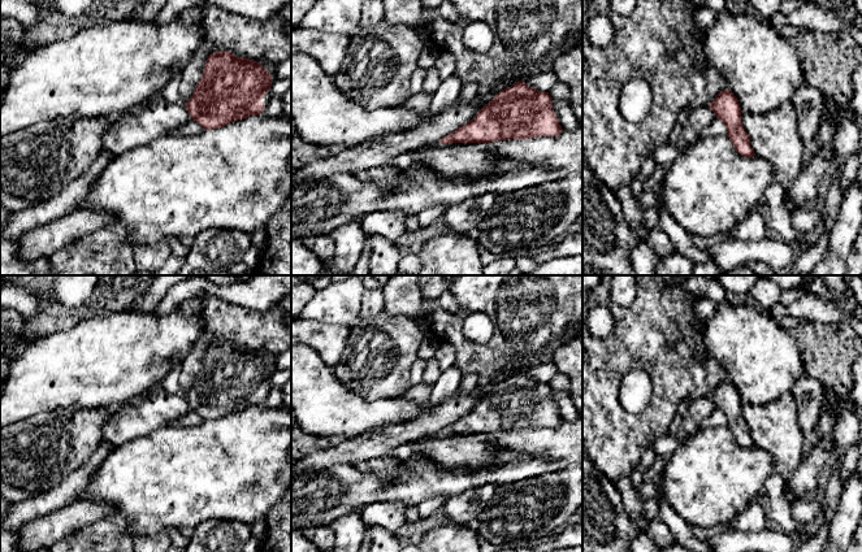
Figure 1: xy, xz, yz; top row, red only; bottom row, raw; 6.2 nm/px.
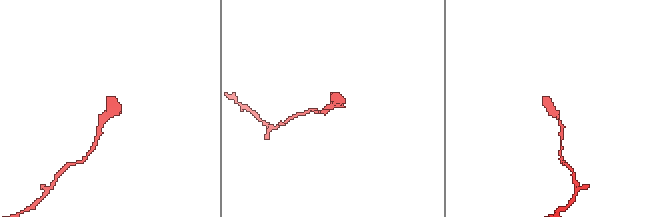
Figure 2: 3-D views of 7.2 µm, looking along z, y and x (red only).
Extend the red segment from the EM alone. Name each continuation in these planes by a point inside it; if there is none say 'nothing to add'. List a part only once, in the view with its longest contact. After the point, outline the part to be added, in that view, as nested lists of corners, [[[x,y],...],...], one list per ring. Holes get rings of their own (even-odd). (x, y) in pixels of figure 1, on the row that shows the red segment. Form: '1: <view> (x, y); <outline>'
1: xy (269, 66); [[[257,60],[256,62],[259,62],[260,65],[263,65],[265,68],[265,70],[272,75],[272,81],[276,79],[276,66],[277,66],[277,64],[273,64],[268,60]]]

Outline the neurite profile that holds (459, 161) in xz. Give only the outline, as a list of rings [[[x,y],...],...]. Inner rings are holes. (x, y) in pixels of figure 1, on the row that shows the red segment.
[[[482,143],[423,145],[413,151],[413,164],[429,168],[438,177],[476,181],[511,171],[519,161],[494,156]]]

